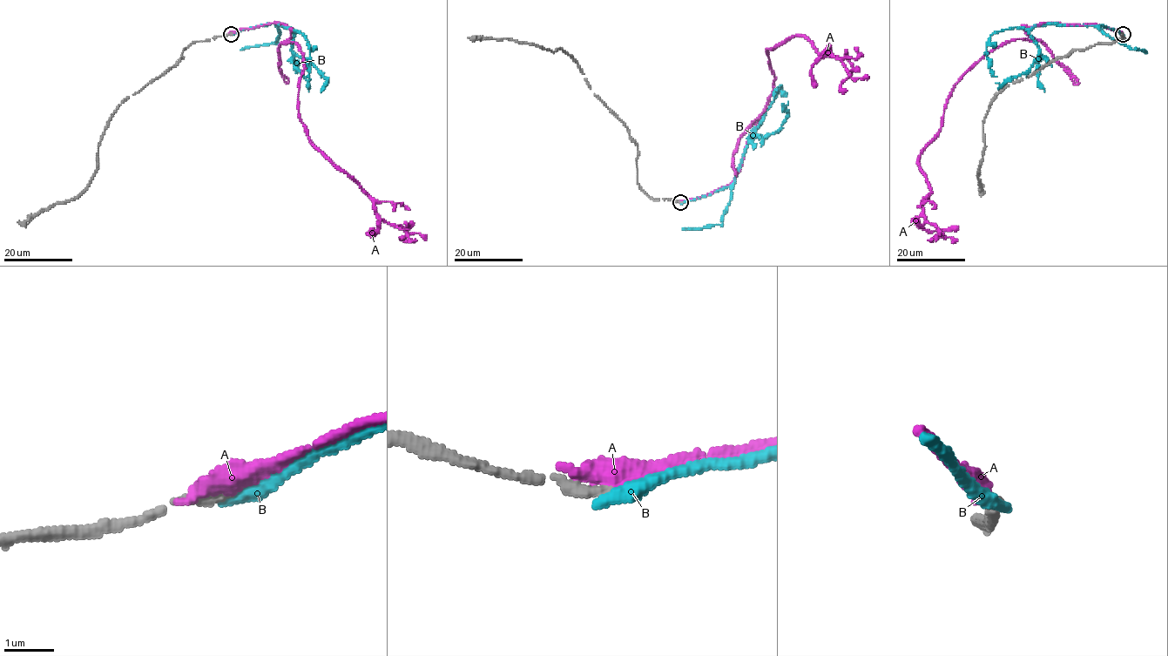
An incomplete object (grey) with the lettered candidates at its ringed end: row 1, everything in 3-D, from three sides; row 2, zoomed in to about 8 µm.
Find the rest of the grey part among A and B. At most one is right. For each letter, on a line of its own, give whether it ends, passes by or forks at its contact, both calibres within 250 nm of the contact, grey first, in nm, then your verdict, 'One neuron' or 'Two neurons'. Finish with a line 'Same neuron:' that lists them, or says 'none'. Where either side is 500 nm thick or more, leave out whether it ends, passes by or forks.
A: It ends there. Thickness 220 nm (grey) against 480 nm. Two neurons
B: It ends there. Thickness 200 nm (grey) against 300 nm. Two neurons
Same neuron: none

